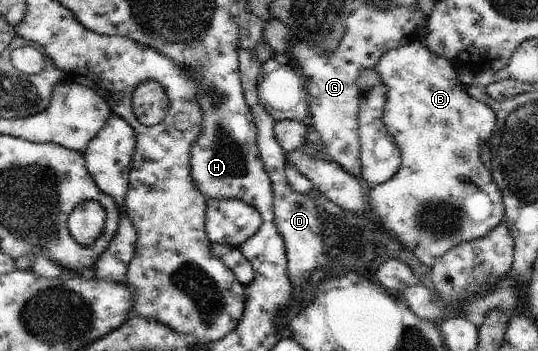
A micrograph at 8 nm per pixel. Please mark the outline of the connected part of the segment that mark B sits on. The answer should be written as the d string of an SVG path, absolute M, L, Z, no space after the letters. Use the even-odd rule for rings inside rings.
M418 40L410 41L408 44L400 46L400 48L386 52L386 56L382 56L382 58L378 60L375 69L376 72L380 74L380 78L382 78L382 82L384 82L387 88L382 122L386 124L386 130L388 130L394 137L394 140L396 140L402 158L400 168L394 175L394 178L390 178L388 182L370 189L369 203L370 206L372 206L372 210L376 213L378 222L382 222L381 230L390 234L392 239L399 242L402 248L414 254L422 264L432 268L434 262L436 262L438 258L442 258L450 248L454 248L454 246L458 246L458 244L470 242L478 237L486 236L488 232L492 232L492 230L505 219L500 187L494 182L491 169L480 160L481 147L492 135L492 129L495 127L497 116L492 108L472 98L468 94L467 88L464 88L464 85L458 82L458 69L451 62L448 62L446 58L442 58L442 56L438 56L438 54L434 54L434 52L430 52L428 48L424 48Z

